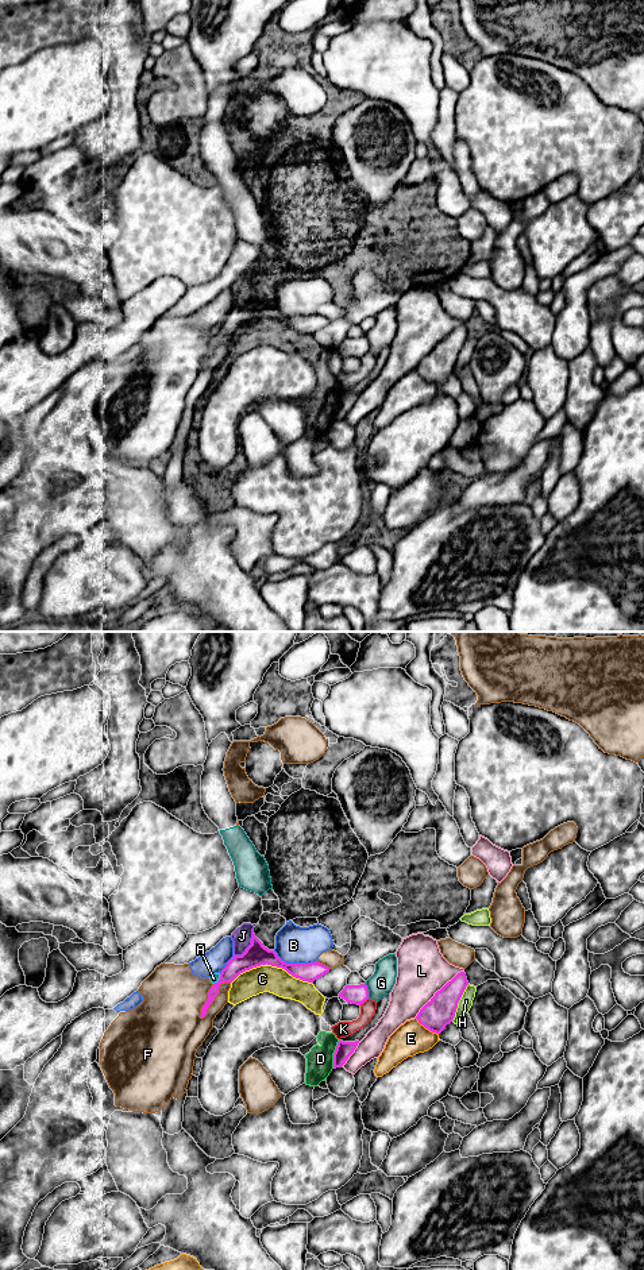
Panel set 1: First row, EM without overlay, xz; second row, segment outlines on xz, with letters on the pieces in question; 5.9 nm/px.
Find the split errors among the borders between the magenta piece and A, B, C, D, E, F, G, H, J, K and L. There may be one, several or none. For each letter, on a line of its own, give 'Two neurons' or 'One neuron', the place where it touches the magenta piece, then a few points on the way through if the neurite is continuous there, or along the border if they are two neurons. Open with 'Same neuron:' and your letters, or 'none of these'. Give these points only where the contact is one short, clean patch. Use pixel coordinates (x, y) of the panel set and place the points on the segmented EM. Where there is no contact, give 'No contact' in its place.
Same neuron: none of these
A: Two neurons. Touches magenta at xz (219, 979). Boundary: xz (220, 973), (220, 977), (213, 984)
B: Two neurons. Touches magenta at xz (294, 964)
C: Two neurons. Touches magenta at xz (289, 973)
D: Two neurons. Touches magenta at xz (334, 1054). Boundary: xz (339, 1041), (334, 1053), (332, 1068)
E: Two neurons. Touches magenta at xz (427, 1027)
F: Two neurons. Touches magenta at xz (215, 996)
G: Two neurons. Touches magenta at xz (367, 991)
H: Two neurons. Touches magenta at xz (459, 999)
J: Two neurons. Touches magenta at xz (250, 945). Boundary: xz (253, 927), (250, 945), (240, 954), (234, 956)
K: Two neurons. Touches magenta at xz (363, 1002)
L: Two neurons. Touches magenta at xz (438, 991)

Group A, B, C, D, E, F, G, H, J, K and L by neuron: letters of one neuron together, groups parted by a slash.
A C D J / B / E / F / G / H / K / L

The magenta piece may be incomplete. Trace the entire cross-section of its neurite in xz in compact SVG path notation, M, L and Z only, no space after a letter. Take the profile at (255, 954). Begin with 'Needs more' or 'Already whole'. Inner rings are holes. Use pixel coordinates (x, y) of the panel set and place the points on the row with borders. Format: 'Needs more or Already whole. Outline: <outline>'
Already whole. Outline: M252 929L251 945L246 949L242 956L234 956L220 973L217 983L212 985L208 992L208 999L201 1008L200 1018L207 1015L208 1007L212 1004L219 993L219 987L224 983L232 983L240 973L250 970L261 965L271 965L285 969L289 974L302 981L313 983L319 977L329 972L329 968L320 962L311 964L286 964L284 962L274 950L269 950L263 943L255 937Z

